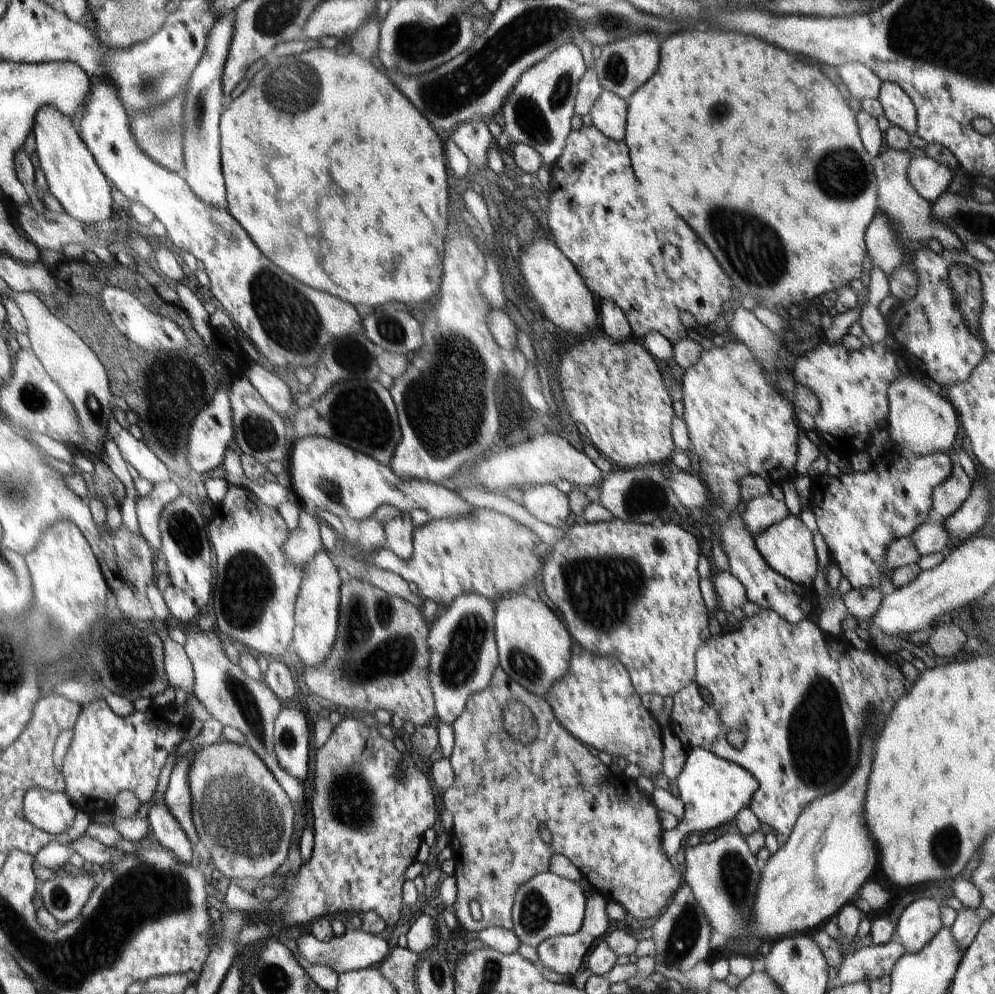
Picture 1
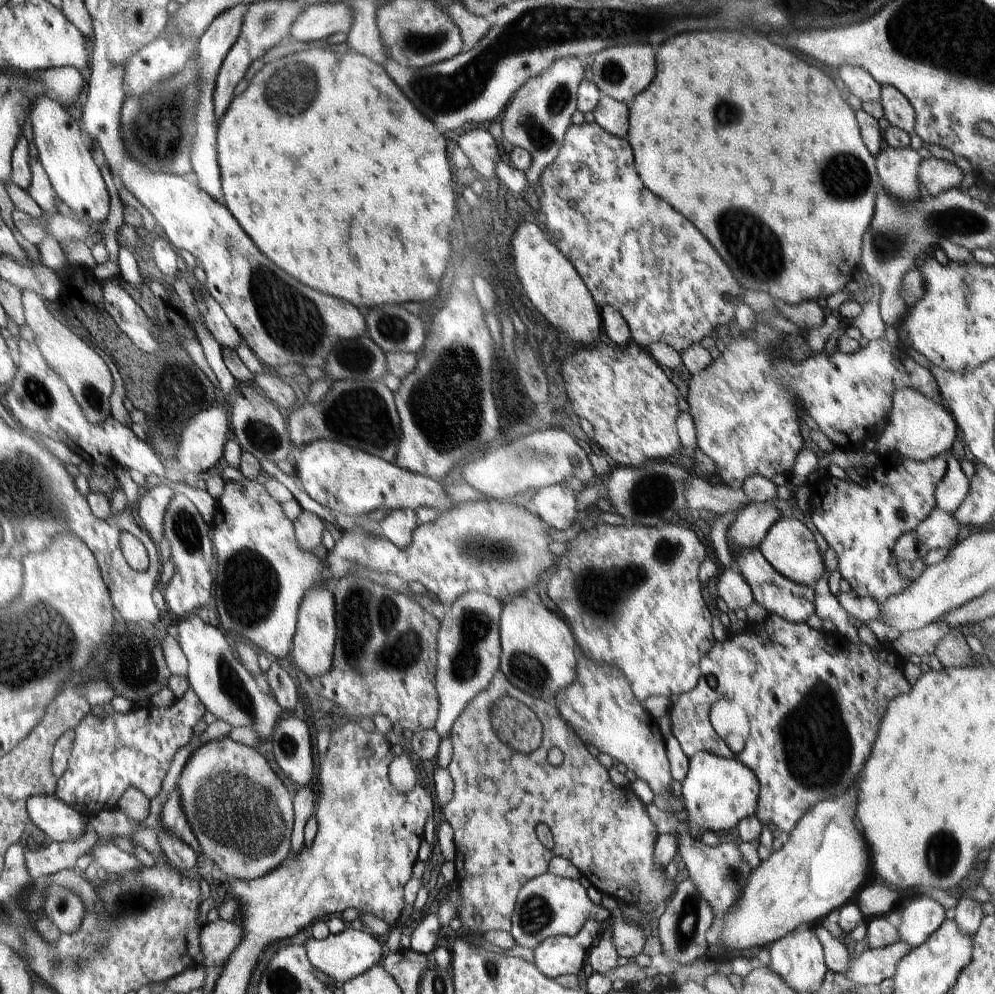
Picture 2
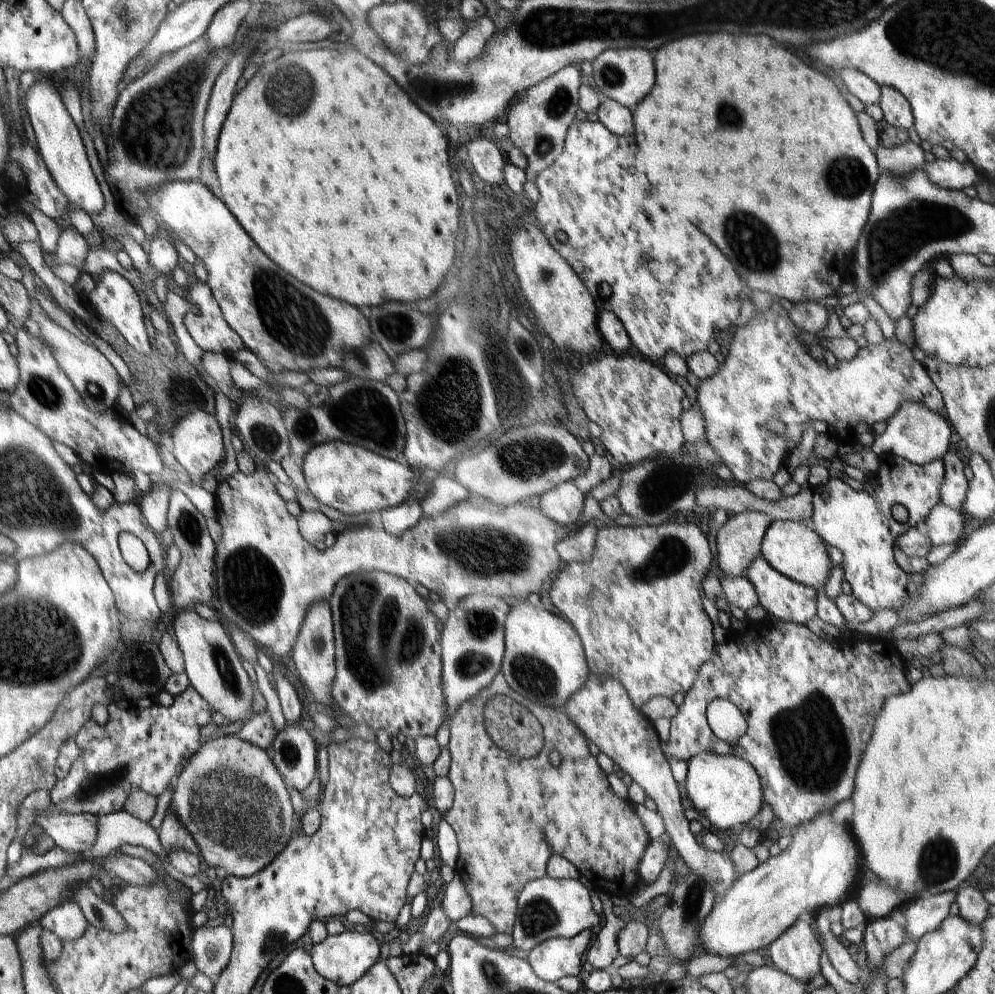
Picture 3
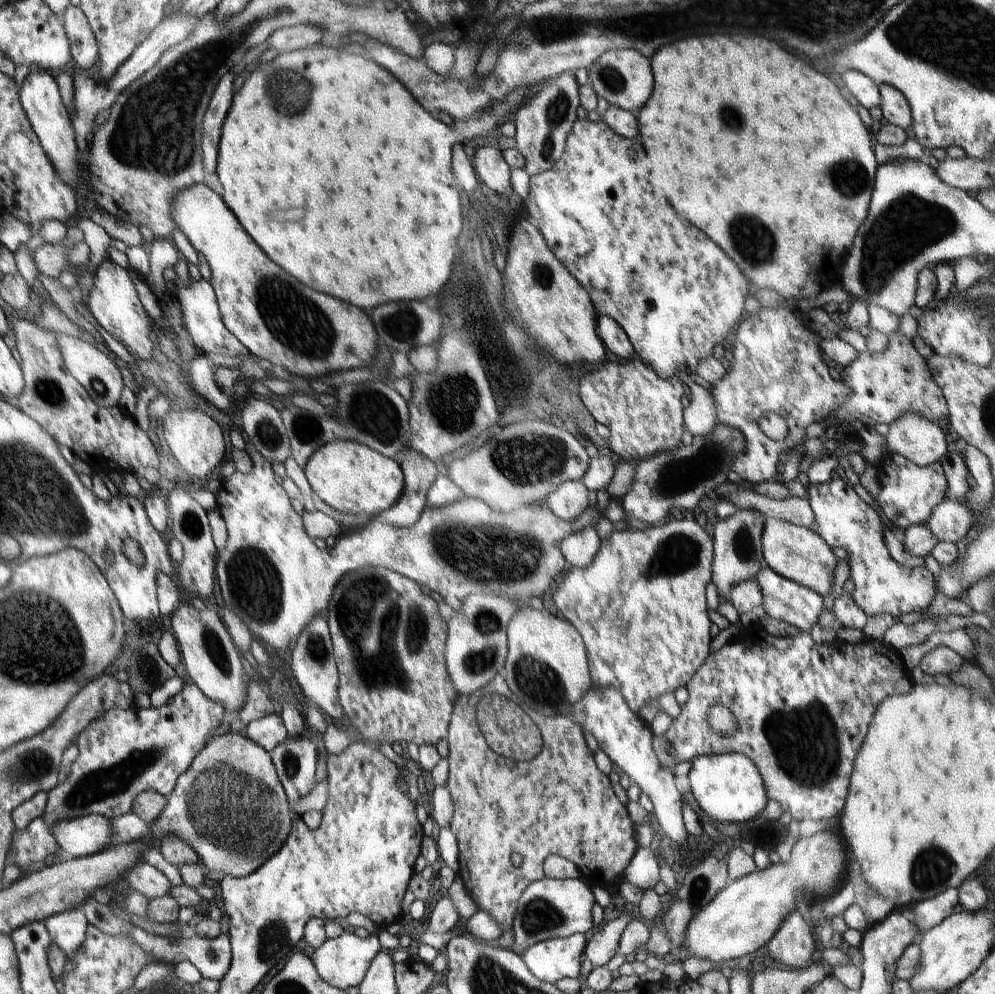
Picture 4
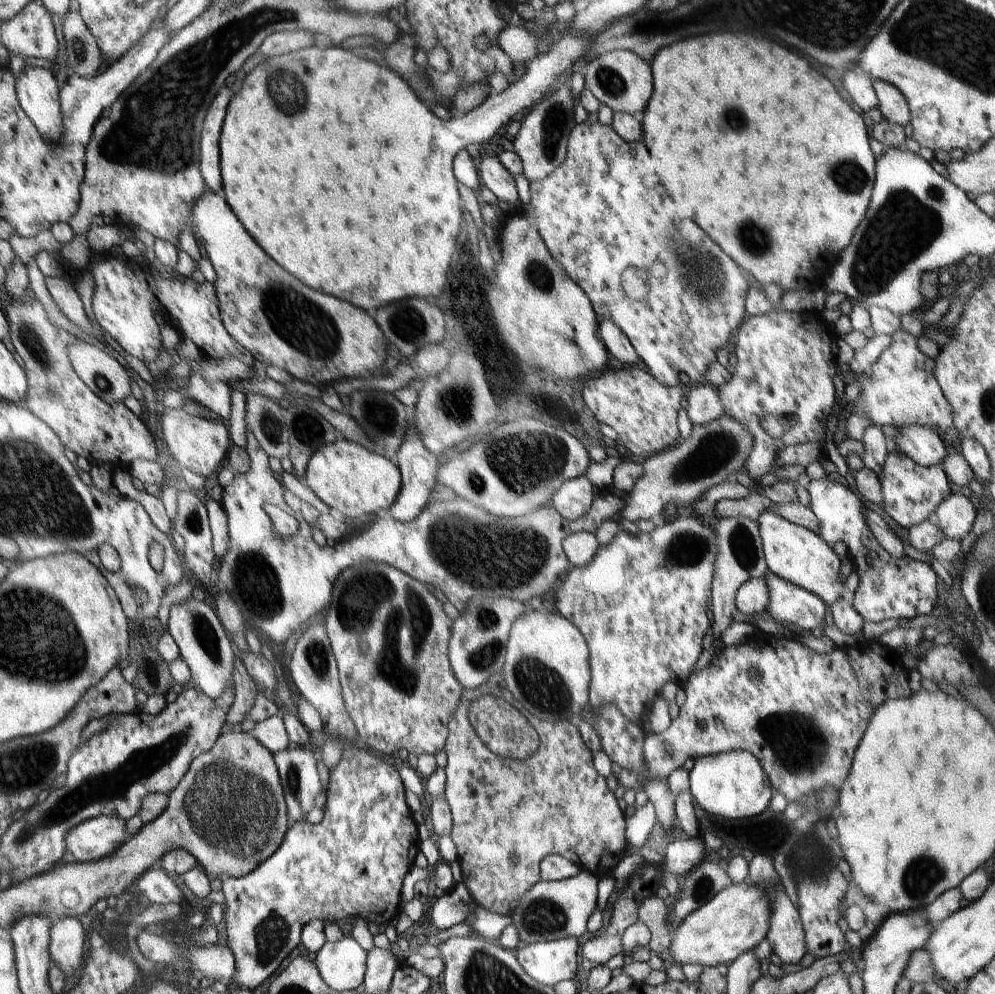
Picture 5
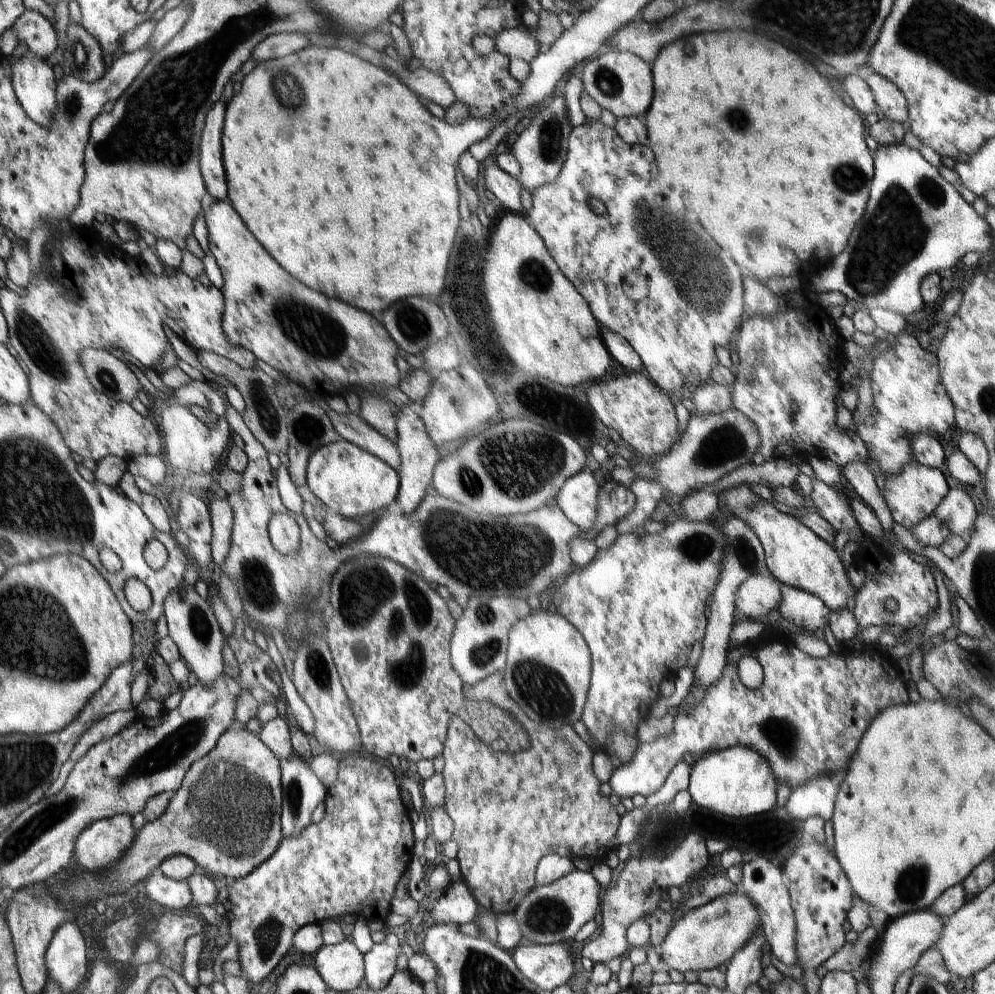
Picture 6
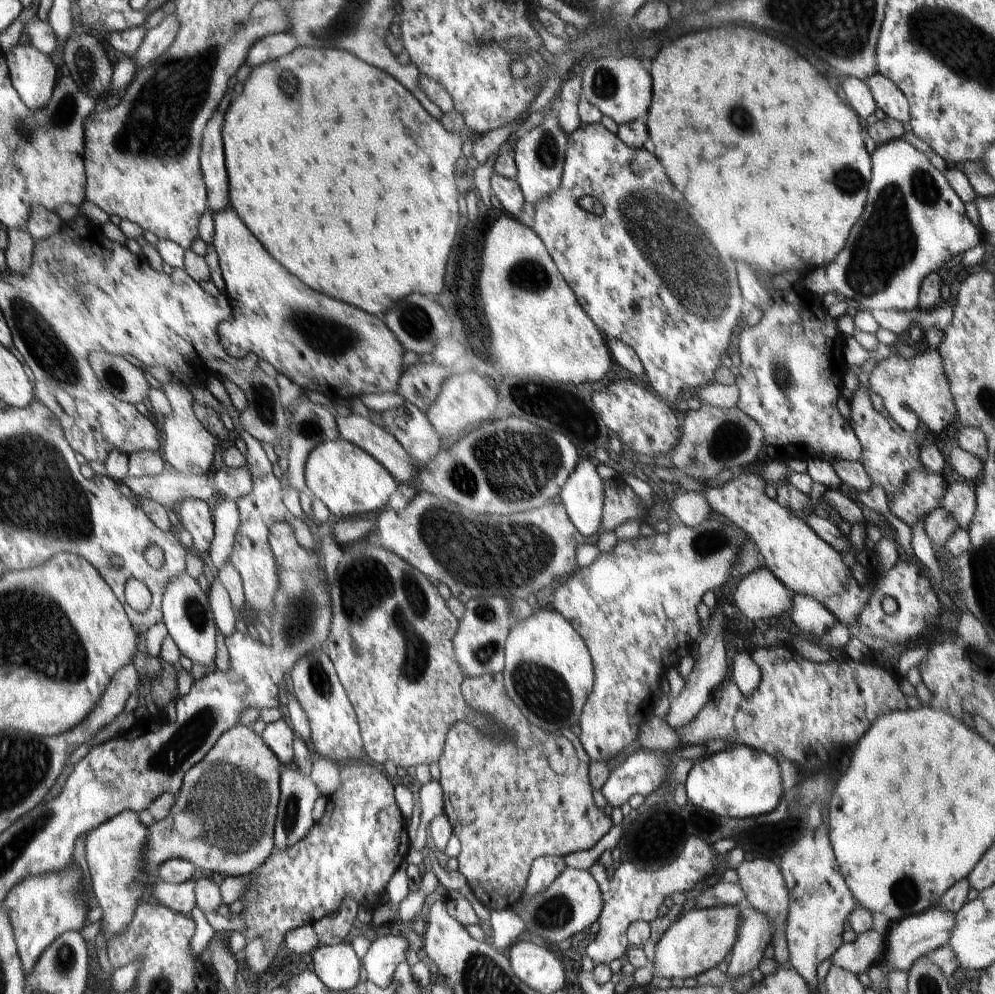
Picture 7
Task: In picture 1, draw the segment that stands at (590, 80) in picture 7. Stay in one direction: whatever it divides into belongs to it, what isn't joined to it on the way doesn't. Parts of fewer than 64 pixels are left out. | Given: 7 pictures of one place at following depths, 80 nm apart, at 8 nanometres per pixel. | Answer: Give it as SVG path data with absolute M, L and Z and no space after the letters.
M642 33L601 47L601 55L595 60L595 71L603 90L614 93L627 102L627 98L656 72L659 46L659 37L652 33Z

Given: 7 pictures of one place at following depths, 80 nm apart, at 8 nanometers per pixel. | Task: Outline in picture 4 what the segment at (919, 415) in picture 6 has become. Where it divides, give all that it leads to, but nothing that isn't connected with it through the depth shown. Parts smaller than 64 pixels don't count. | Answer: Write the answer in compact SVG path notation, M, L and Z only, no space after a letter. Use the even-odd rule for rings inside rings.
M763 306L756 314L745 315L736 330L732 370L715 385L708 386L715 400L717 422L736 427L744 435L745 449L733 456L731 470L736 471L746 485L774 480L775 474L778 474L778 456L783 451L780 448L792 449L802 443L806 438L806 427L824 416L829 415L828 418L834 420L835 424L845 422L860 427L873 427L877 422L889 425L906 413L918 413L938 424L947 421L949 408L940 387L930 374L927 360L916 351L913 341L899 330L890 335L889 345L882 352L866 351L858 354L856 360L844 368L844 380L837 382L829 375L828 367L821 358L824 352L819 345L819 336L803 323L799 314L800 312L790 306ZM764 412L776 413L786 420L789 426L786 441L772 440L758 428L758 417Z

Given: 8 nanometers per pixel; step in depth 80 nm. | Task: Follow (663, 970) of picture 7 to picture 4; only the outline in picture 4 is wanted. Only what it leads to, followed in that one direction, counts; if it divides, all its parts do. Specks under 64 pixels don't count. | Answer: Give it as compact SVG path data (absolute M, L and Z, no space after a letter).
M825 829L810 837L796 838L788 864L771 864L763 871L754 871L736 880L728 878L727 885L708 903L708 906L690 919L681 944L691 957L708 959L713 963L738 959L744 961L752 958L771 939L773 932L777 931L785 916L797 910L794 903L796 894L804 892L807 898L824 900L842 888L846 880L845 860L848 858L847 849L840 834L834 834L830 830Z

